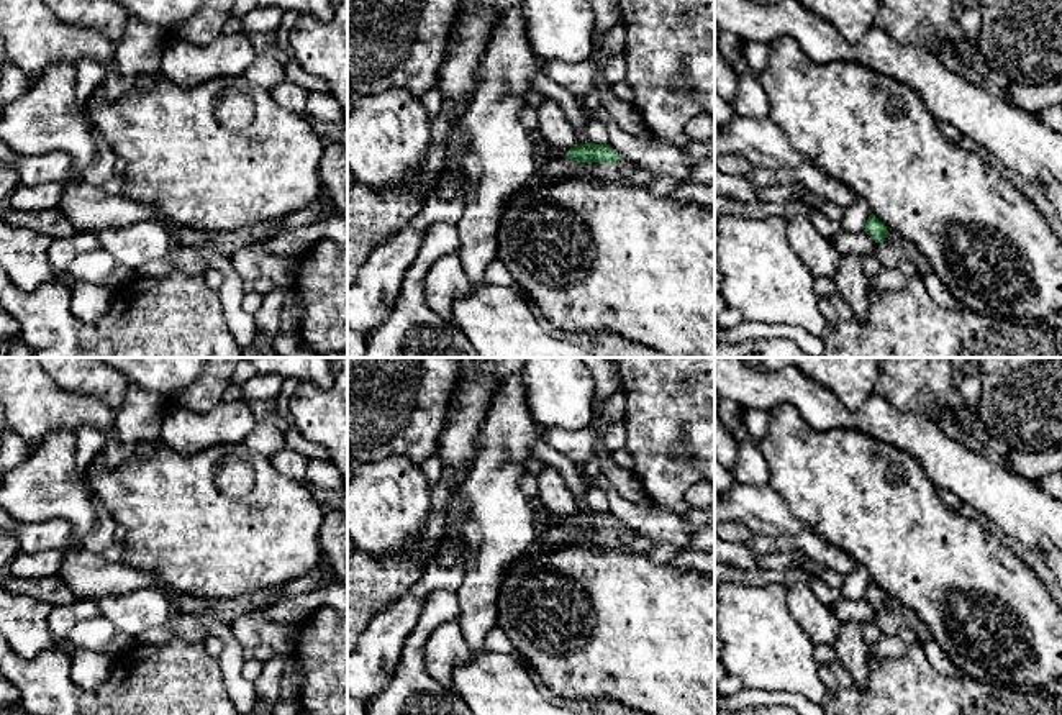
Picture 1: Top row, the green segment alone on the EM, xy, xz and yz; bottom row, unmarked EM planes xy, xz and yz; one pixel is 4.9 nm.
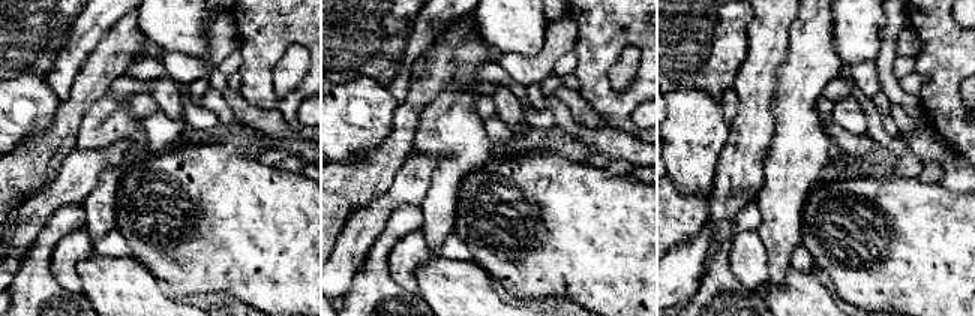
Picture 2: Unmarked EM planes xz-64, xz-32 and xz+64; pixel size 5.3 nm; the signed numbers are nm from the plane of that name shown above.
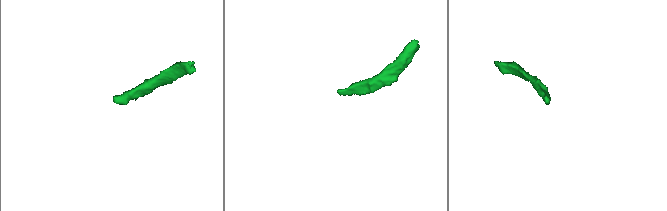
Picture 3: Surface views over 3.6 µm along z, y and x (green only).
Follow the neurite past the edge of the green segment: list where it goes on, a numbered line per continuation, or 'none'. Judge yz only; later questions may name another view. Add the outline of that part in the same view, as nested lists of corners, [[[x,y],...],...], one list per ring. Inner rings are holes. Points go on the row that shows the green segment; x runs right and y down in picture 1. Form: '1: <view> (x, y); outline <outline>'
1: yz (903, 248); outline [[[888,230],[885,241],[893,248],[893,251],[896,253],[898,257],[903,257],[903,259],[908,259],[910,262],[913,262],[921,277],[933,272],[924,254],[910,239],[903,238],[896,231]]]

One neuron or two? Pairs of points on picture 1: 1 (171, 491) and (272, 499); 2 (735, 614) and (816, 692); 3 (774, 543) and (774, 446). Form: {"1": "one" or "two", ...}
{"1": "one", "2": "one", "3": "two"}

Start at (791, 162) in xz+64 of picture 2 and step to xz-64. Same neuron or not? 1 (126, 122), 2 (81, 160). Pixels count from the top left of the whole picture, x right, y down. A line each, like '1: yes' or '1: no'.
1: yes
2: no

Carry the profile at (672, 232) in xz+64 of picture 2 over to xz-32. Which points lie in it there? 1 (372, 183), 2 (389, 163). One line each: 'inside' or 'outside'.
1: inside
2: inside

